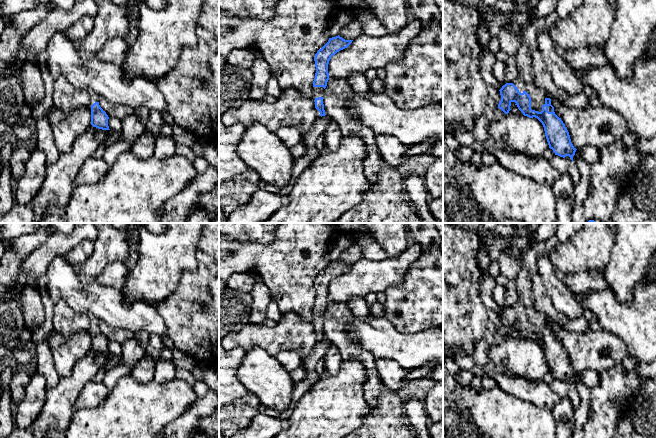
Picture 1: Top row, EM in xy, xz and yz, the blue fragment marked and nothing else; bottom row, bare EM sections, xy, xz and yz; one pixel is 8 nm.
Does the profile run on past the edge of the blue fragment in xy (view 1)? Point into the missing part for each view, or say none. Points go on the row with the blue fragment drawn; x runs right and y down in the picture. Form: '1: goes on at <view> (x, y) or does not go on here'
1: goes on at xy (94, 97)

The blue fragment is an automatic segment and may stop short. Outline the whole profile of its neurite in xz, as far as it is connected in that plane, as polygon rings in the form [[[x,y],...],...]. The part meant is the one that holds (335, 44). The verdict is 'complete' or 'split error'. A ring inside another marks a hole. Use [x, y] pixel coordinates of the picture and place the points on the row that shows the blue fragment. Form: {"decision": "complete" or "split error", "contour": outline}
{"decision": "split error", "contour": [[[339,35],[329,38],[328,42],[317,51],[314,57],[316,73],[313,81],[312,100],[315,105],[317,117],[325,116],[323,96],[329,80],[328,64],[333,55],[347,48],[353,40],[345,40]]]}

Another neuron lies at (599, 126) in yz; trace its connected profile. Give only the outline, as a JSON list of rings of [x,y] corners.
[[[557,100],[554,112],[565,124],[571,143],[577,150],[585,146],[598,149],[612,146],[628,131],[625,118],[604,106],[576,109],[566,107],[563,102]]]

